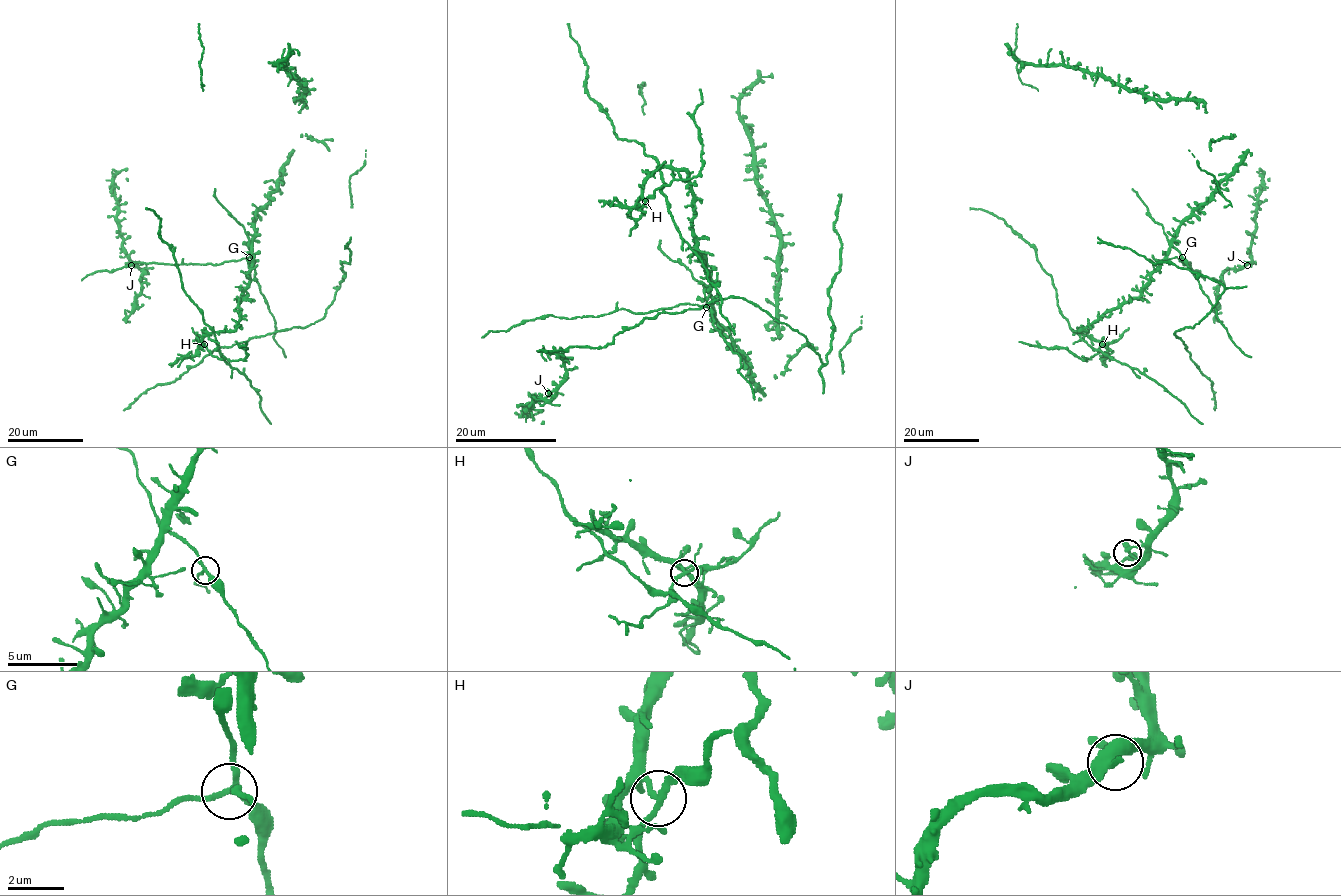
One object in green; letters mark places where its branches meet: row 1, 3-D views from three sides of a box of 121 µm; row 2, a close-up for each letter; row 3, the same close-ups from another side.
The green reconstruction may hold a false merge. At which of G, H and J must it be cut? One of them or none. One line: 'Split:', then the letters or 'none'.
Split: H

